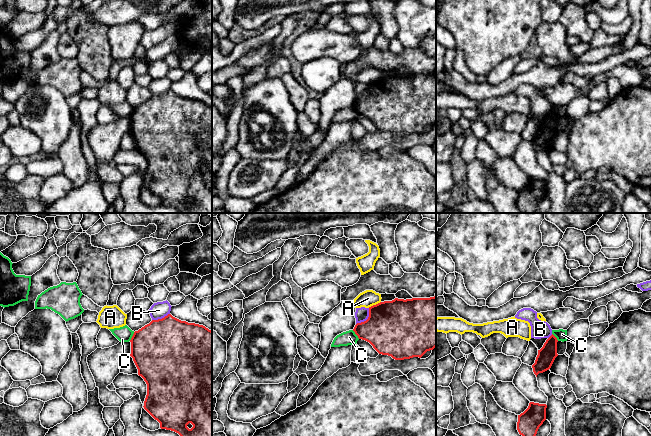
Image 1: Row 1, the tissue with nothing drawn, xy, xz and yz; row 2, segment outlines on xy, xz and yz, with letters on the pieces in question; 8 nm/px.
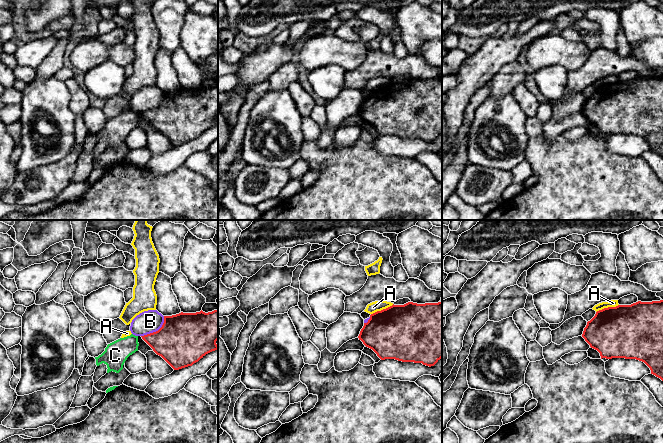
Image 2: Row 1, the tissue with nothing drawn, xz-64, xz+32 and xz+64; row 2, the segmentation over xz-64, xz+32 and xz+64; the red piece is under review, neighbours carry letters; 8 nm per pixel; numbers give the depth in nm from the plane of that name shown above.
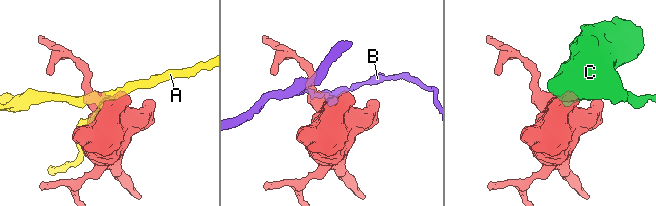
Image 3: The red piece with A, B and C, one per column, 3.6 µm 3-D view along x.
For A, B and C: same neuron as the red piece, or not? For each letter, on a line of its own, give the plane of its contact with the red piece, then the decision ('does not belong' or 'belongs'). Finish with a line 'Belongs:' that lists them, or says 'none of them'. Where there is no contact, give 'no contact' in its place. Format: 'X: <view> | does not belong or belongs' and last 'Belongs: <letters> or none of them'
A: xz | does not belong
B: xz | does not belong
C: xy | does not belong
Belongs: none of them

